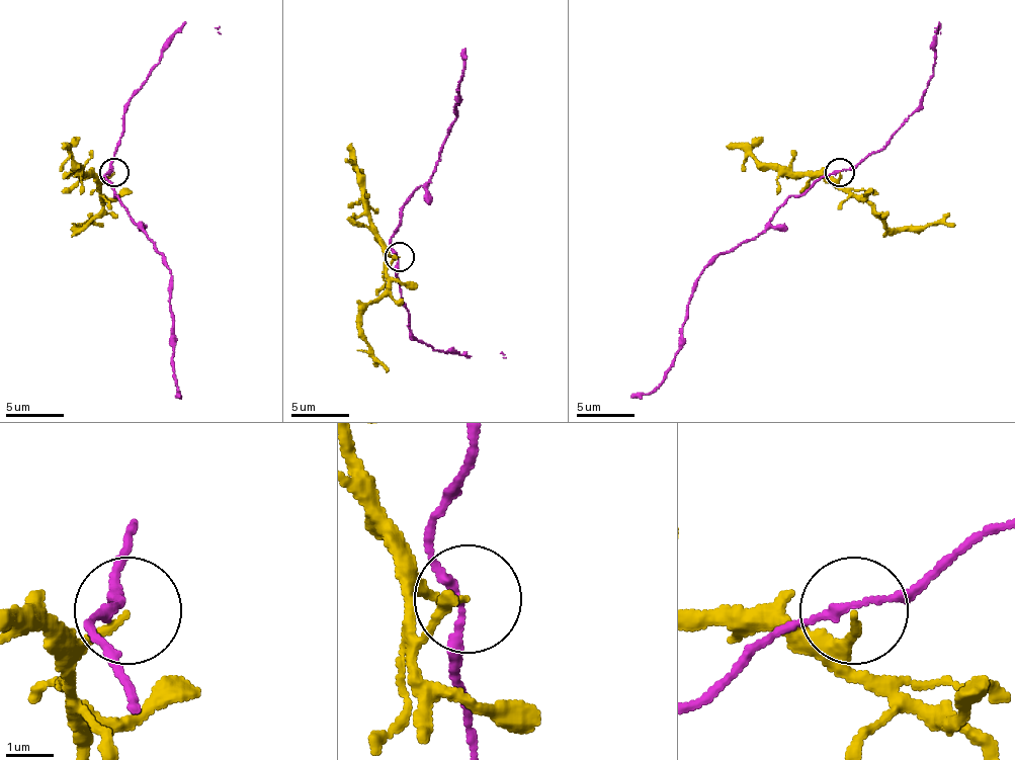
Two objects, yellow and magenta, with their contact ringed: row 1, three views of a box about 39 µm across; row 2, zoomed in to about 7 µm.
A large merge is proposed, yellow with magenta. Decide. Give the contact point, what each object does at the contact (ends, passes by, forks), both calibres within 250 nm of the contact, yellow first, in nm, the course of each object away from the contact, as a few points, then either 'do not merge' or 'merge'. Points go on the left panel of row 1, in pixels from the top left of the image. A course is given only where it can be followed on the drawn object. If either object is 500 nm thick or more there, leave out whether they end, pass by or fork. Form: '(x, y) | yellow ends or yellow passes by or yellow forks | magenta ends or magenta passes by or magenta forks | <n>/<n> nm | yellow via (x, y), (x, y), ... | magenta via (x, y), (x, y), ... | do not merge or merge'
(114, 172) | yellow ends | magenta passes by | 140/160 nm | yellow via (114, 171), (100, 186), (103, 206), (80, 230), (77, 227), (100, 224) | magenta via (111, 171), (106, 177), (114, 194), (147, 233), (170, 270), (173, 367), (179, 393), (176, 396) | merge

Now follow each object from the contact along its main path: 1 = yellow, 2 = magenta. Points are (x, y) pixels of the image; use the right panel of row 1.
1: (839, 171), (842, 186), (871, 206), (892, 230), (955, 224)
2: (839, 171), (792, 194), (760, 233), (704, 270), (673, 367), (649, 393), (631, 396)

